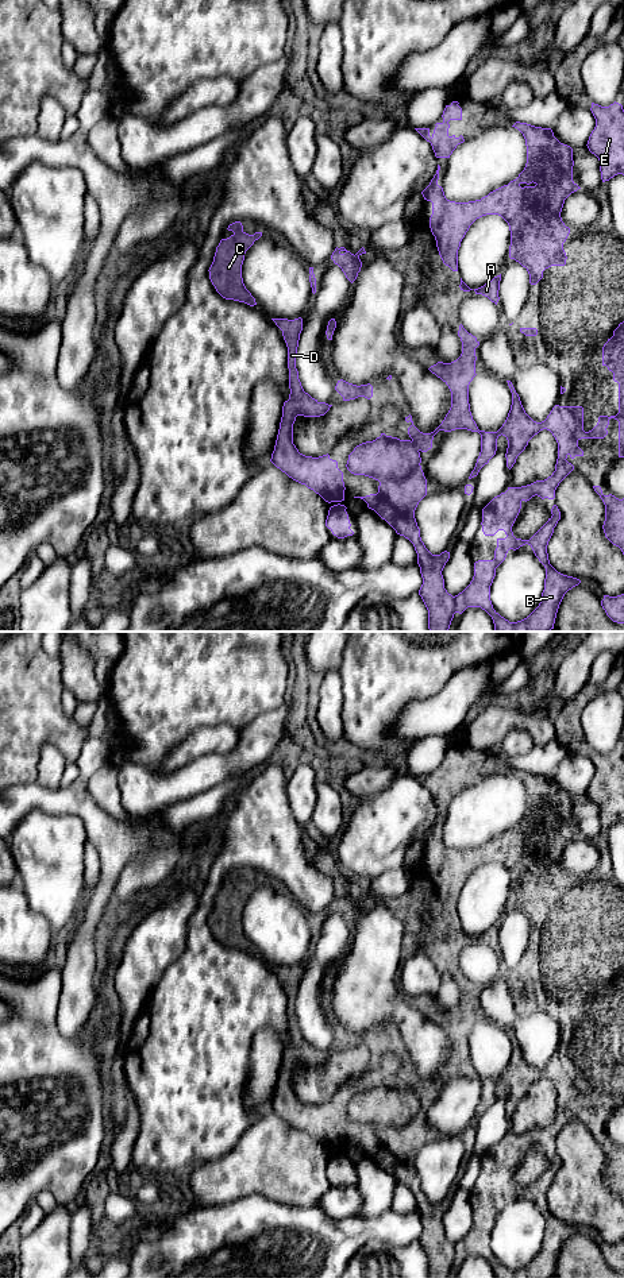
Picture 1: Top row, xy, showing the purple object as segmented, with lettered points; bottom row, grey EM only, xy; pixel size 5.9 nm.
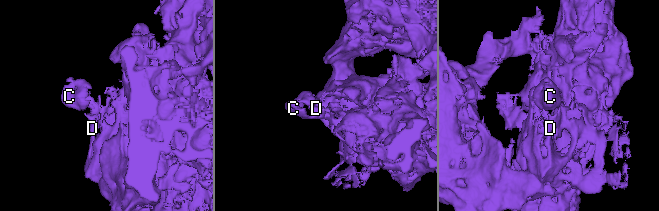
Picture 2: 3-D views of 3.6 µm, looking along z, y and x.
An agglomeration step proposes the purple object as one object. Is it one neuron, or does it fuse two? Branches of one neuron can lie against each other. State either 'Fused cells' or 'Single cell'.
Single cell

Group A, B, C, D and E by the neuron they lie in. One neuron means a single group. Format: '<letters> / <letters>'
A B C D E

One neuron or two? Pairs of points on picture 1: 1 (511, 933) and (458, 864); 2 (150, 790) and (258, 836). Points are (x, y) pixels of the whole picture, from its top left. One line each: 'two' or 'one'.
1: two
2: two

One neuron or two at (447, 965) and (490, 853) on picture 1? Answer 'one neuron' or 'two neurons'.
one neuron

